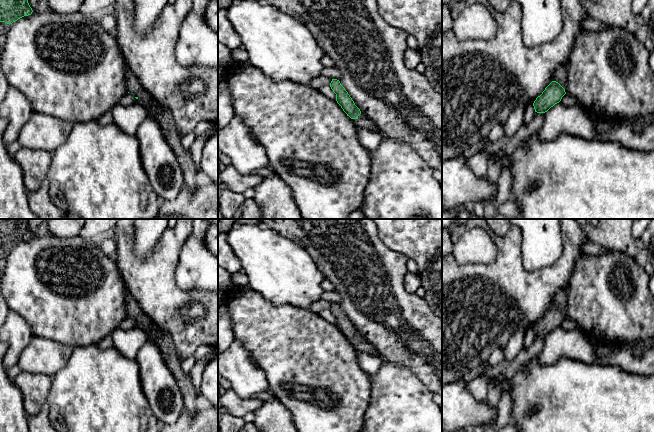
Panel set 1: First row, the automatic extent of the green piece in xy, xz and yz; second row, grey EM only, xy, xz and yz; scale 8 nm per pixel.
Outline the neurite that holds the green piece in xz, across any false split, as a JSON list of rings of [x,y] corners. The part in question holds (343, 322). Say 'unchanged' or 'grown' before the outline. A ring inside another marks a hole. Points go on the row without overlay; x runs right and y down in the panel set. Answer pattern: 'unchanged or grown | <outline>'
grown | [[[332,303],[330,311],[336,318],[336,325],[343,335],[349,340],[356,351],[366,352],[373,356],[379,356],[379,352],[367,340],[361,337],[354,325],[337,303]]]

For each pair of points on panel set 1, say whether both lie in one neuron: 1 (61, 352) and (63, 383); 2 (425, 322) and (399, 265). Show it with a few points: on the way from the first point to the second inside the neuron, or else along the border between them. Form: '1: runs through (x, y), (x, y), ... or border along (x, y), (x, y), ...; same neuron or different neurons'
1: border along (73, 348), (67, 362), (52, 376); different neurons
2: runs through (411, 308), (397, 294), (397, 279); same neuron

